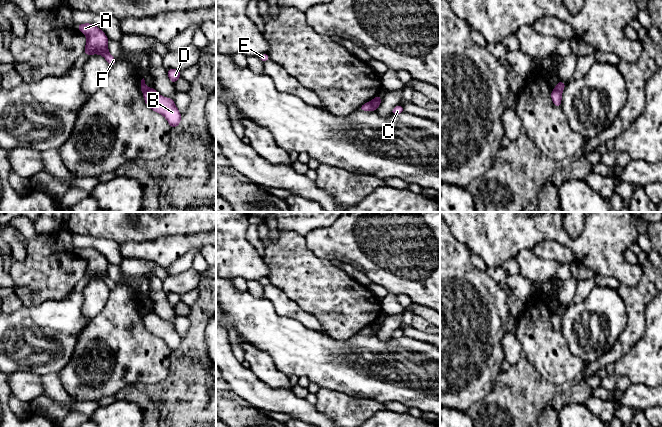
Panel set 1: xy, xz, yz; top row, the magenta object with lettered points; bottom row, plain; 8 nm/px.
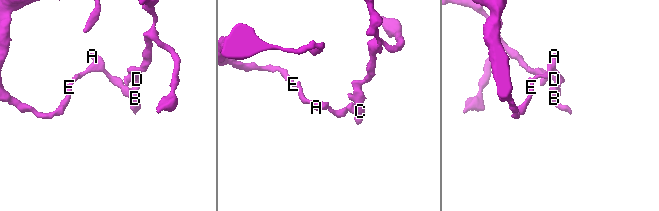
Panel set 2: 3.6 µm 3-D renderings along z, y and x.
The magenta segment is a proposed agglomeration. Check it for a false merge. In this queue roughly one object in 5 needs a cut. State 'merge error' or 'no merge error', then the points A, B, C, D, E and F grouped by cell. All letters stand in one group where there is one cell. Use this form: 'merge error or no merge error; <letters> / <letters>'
merge error; A E F / B C D

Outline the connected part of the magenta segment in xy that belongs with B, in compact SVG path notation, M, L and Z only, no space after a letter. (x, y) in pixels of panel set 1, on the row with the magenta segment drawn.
M148 88L143 97L146 105L153 111L163 115L171 128L179 126L182 115L177 109L174 100L158 94L154 88Z

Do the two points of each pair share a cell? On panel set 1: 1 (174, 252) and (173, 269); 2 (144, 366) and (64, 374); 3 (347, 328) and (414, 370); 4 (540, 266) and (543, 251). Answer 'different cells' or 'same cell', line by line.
1: different cells
2: same cell
3: different cells
4: different cells

